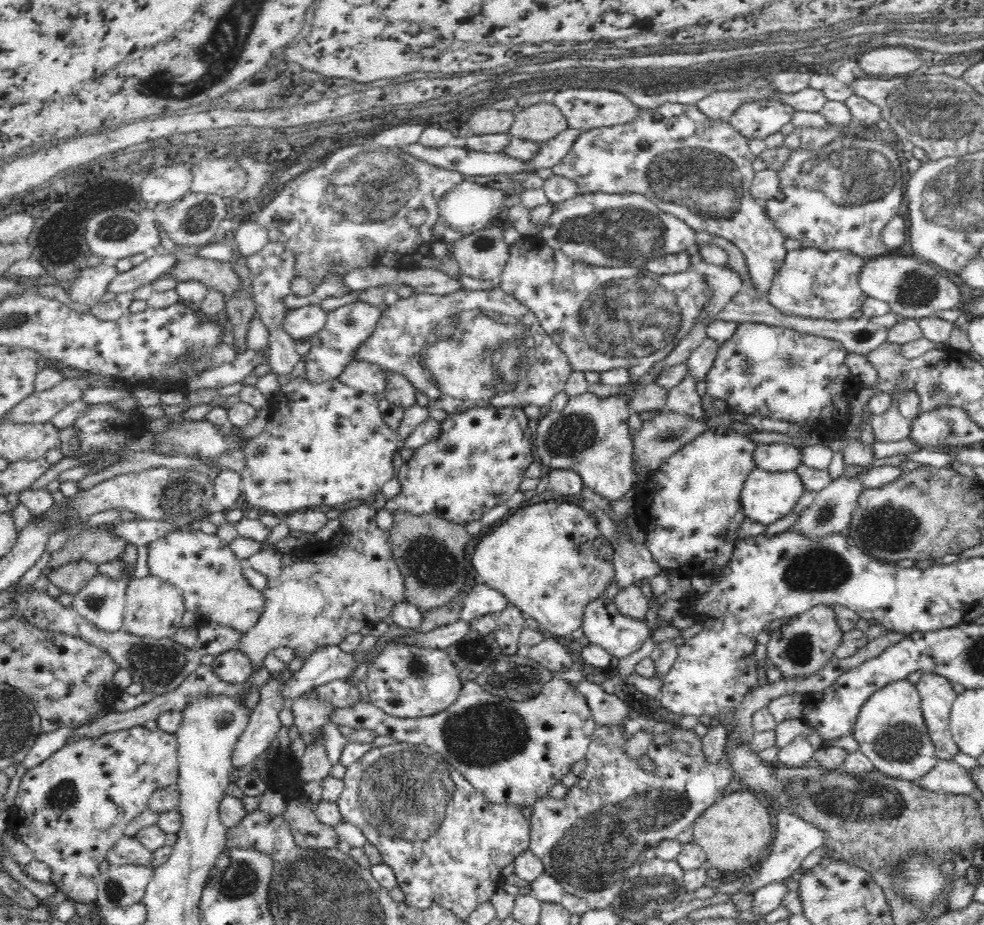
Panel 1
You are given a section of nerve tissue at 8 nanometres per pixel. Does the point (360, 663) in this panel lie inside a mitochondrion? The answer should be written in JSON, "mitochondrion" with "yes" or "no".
{"mitochondrion":"no"}

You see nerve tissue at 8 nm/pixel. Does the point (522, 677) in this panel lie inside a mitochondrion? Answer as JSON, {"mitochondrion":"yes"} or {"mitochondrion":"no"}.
{"mitochondrion":"yes"}

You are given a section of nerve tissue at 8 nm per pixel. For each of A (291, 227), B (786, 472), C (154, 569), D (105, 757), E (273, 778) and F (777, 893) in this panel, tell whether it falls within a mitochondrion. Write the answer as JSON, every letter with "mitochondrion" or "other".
{"A":"other","B":"other","C":"other","D":"other","E":"other","F":"other"}

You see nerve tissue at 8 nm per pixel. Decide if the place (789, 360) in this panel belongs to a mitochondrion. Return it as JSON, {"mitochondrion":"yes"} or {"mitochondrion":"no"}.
{"mitochondrion":"yes"}

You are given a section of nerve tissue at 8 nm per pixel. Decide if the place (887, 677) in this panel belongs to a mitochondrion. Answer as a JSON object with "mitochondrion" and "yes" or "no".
{"mitochondrion":"no"}

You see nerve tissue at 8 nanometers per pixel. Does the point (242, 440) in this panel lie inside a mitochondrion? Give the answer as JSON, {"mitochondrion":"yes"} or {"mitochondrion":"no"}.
{"mitochondrion":"no"}

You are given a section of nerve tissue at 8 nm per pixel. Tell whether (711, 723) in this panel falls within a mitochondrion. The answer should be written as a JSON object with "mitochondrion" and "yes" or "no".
{"mitochondrion":"no"}

